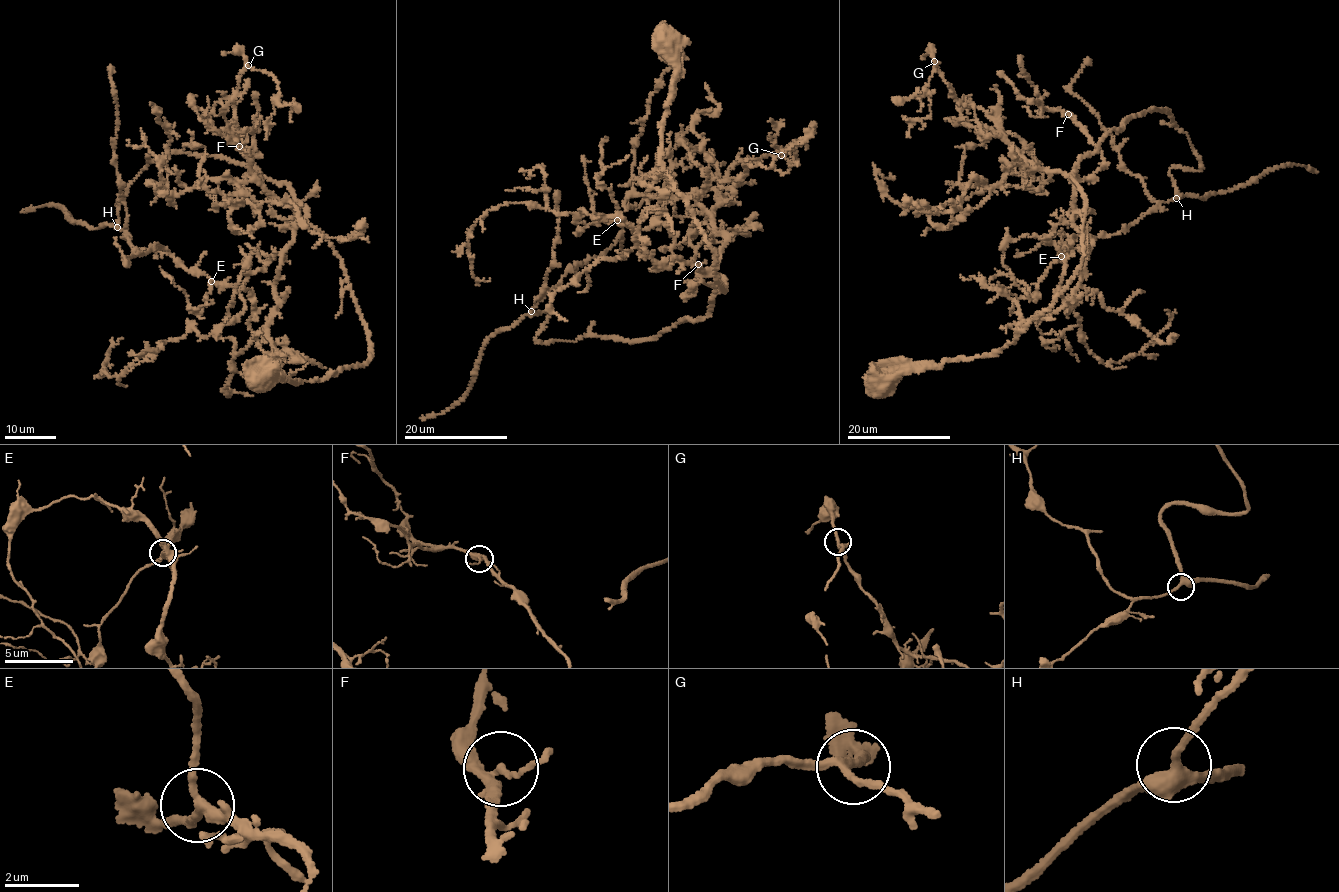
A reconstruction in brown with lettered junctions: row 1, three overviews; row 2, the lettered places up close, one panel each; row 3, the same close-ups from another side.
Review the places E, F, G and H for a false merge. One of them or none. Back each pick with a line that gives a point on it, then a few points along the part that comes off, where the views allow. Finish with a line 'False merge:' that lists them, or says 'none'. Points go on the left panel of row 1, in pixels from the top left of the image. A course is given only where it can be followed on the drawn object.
F: (239, 146) | (239, 146), (247, 149), (273, 224), (287, 295), (266, 322)
False merge: F

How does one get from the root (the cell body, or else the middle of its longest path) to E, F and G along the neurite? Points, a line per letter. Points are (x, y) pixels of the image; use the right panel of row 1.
E: (884, 381), (1000, 351), (1050, 309), (1082, 255), (1084, 200), (1072, 174), (1073, 213), (1047, 238), (1061, 256)
F: (884, 381), (902, 369), (1015, 343), (1078, 269), (1084, 200), (1072, 175), (1083, 180), (1104, 163), (1068, 114)
G: (884, 381), (1015, 343), (1082, 255), (1084, 200), (1074, 174), (1034, 171), (981, 108), (956, 100), (934, 61)

